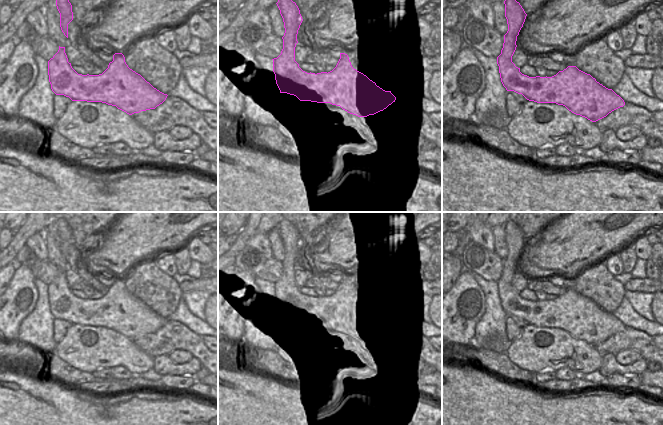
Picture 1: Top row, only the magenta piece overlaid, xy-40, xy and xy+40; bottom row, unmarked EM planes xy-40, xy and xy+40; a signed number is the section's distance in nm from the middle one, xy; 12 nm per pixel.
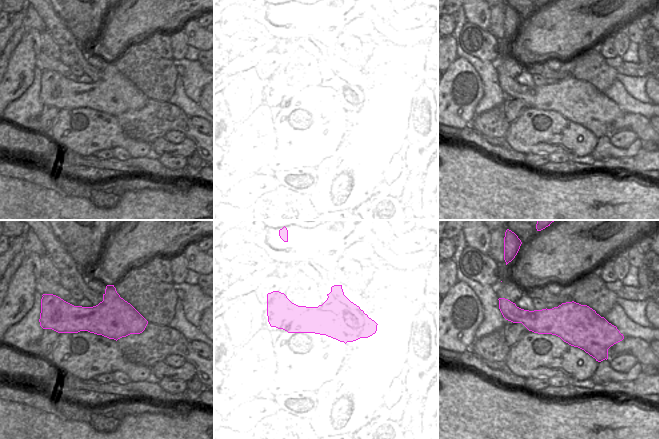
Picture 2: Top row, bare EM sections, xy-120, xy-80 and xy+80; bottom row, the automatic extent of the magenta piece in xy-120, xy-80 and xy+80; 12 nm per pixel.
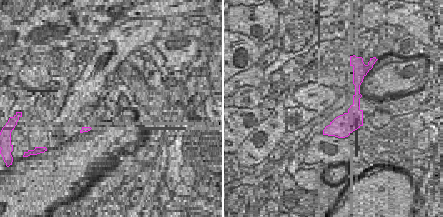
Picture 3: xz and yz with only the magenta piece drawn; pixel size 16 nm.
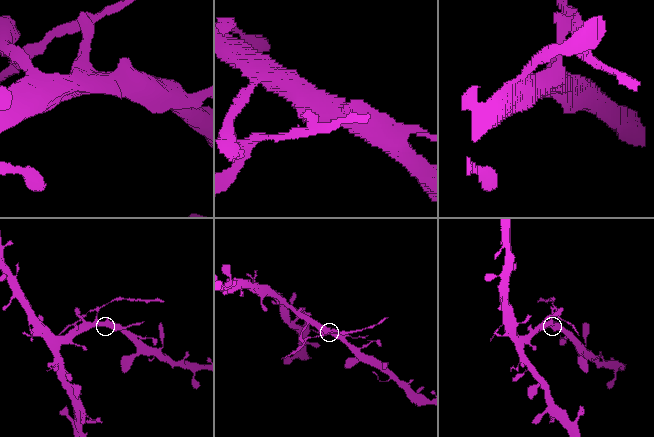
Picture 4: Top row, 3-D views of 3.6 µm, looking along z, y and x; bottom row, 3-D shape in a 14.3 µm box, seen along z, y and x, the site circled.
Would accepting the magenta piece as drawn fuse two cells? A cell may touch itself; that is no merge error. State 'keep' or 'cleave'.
cleave

